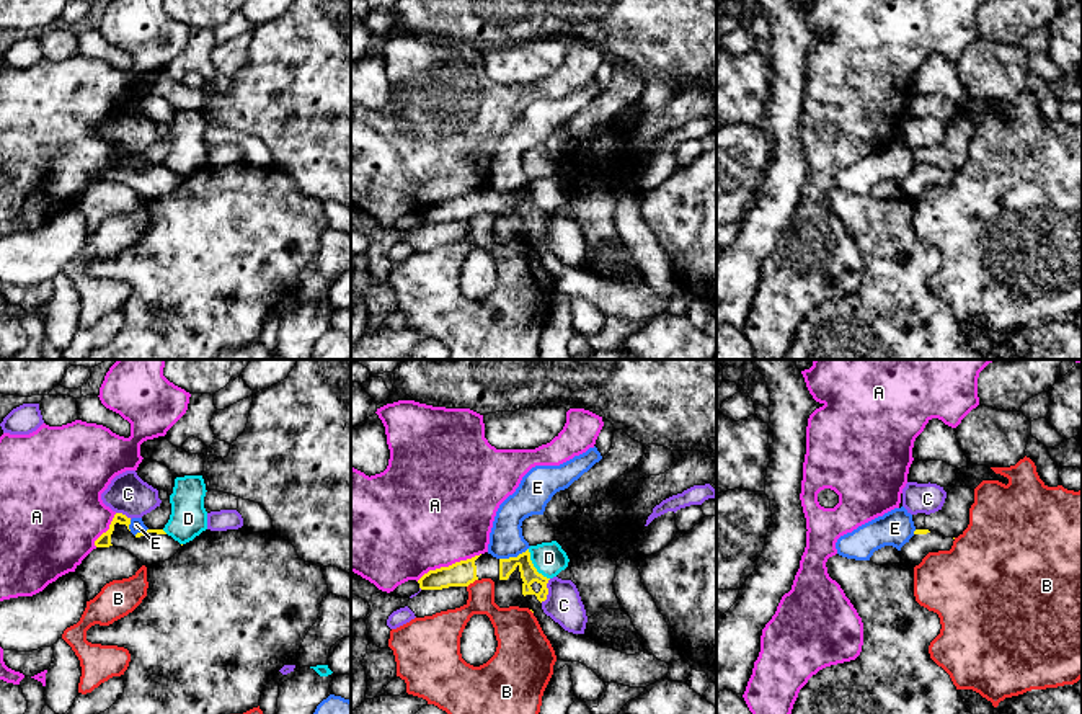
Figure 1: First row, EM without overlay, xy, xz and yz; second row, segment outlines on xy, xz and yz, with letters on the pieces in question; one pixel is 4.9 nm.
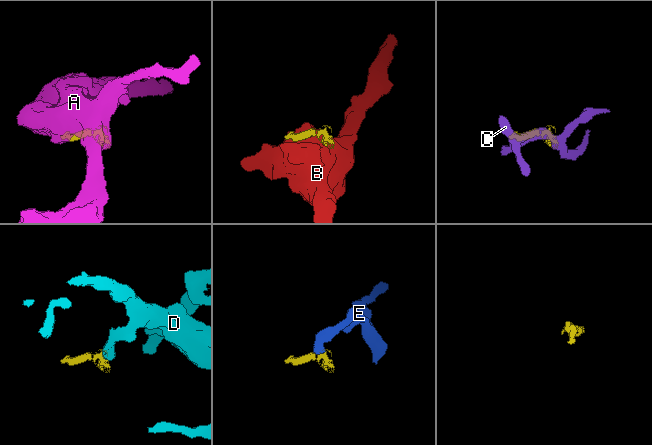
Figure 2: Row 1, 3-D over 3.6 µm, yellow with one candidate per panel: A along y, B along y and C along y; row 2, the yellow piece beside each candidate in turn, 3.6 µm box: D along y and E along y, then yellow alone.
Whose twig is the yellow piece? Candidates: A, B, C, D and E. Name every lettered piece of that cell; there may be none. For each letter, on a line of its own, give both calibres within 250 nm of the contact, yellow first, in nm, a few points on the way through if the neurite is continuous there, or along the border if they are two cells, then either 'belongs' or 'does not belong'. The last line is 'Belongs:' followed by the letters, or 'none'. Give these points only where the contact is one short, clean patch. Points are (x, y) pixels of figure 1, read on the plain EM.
A: 130/480 nm | does not belong
B: 130/160 nm | does not belong
C: 90/180 nm | does not belong
D: 90/160 nm | along xz (527, 183), (532, 200), (549, 213) | does not belong
E: 90/170 nm | along xz (527, 182), (516, 190), (500, 193) | does not belong
Belongs: none

